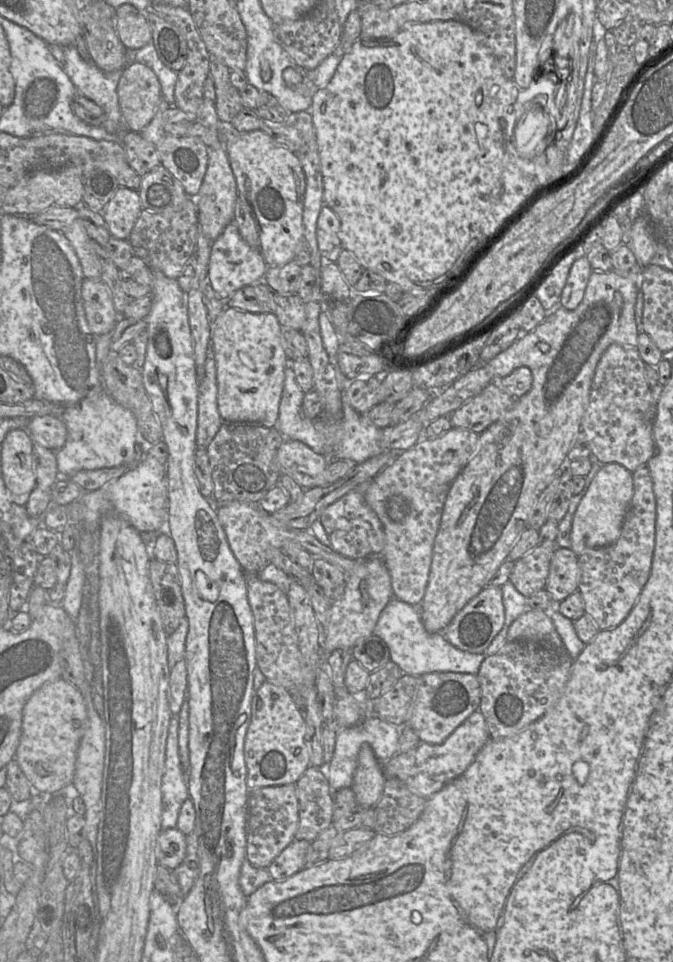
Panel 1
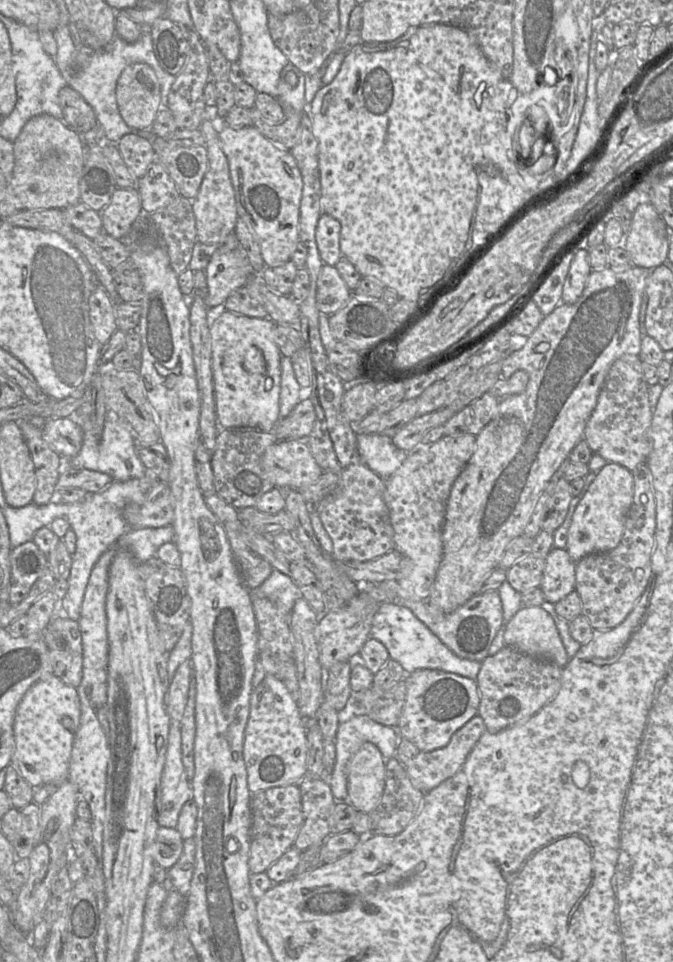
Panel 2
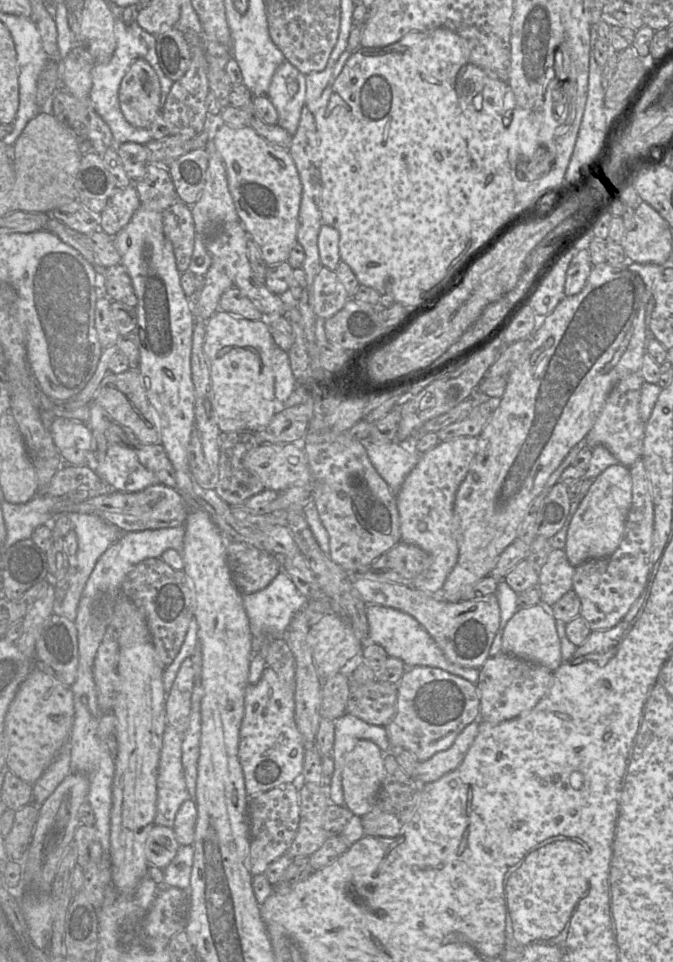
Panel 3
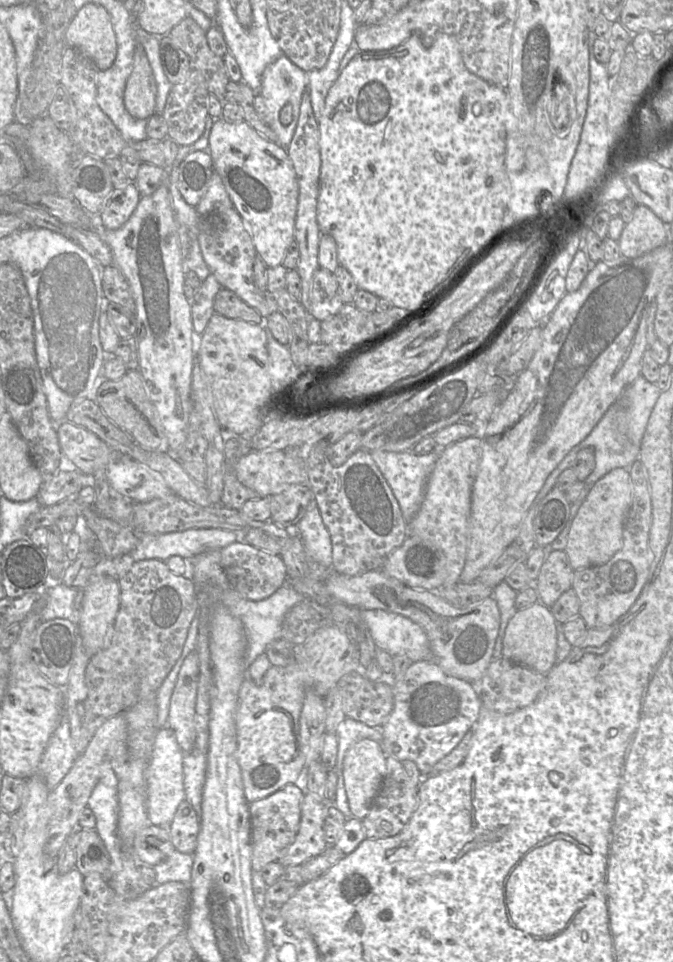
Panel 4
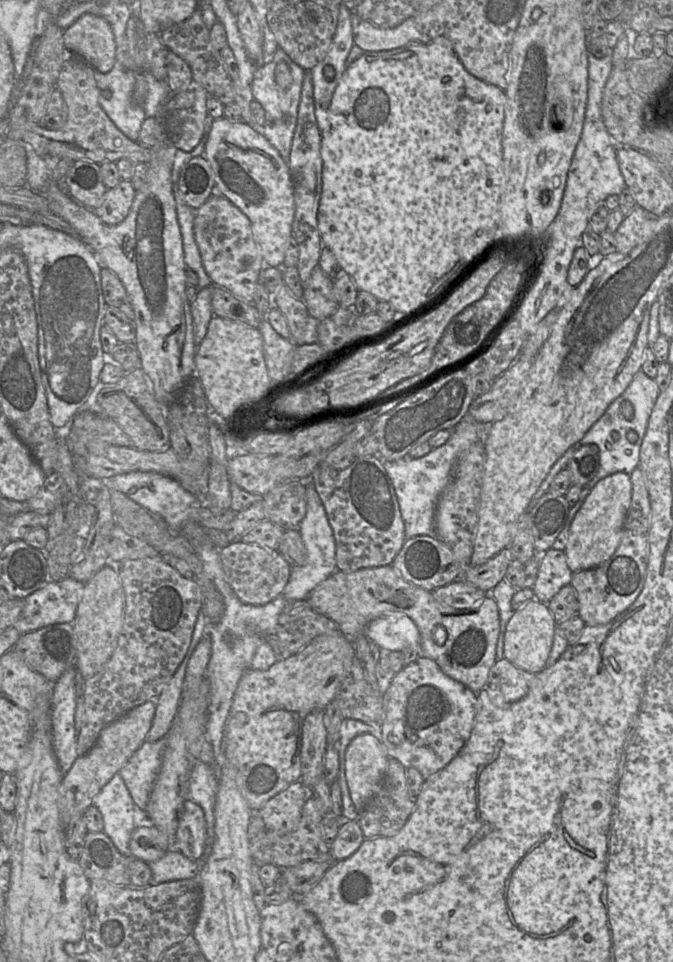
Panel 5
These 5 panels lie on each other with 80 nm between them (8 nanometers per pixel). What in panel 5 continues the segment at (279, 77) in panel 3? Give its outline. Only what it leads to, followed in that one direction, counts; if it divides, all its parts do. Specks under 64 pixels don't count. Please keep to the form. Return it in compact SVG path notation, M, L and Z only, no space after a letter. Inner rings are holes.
M278 48L272 57L268 57L263 64L256 64L251 83L252 95L265 110L266 121L263 127L254 127L259 133L278 150L281 157L288 162L292 147L292 140L297 125L298 109L301 99L301 91L306 70L295 63L289 55ZM280 61L289 64L292 74L292 84L287 89L278 86L275 79L275 67Z

